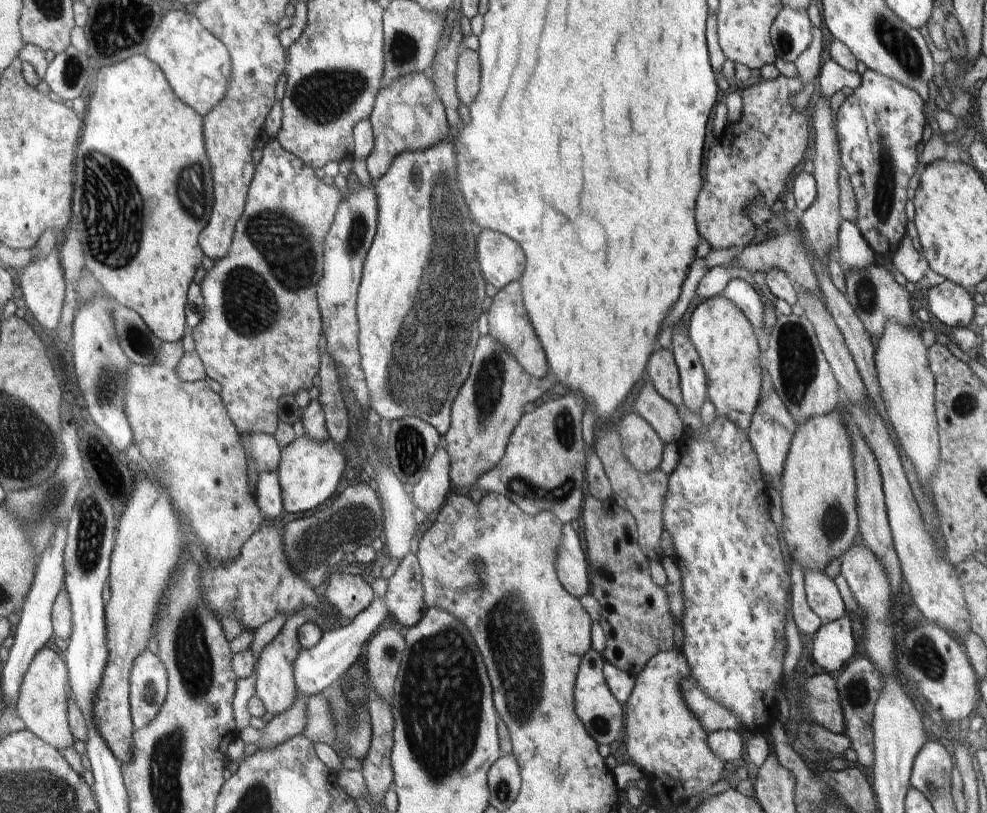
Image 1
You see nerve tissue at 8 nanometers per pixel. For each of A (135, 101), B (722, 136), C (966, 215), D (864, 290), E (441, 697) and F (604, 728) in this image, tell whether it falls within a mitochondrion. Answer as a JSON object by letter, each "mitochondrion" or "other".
{"A":"other","B":"other","C":"other","D":"mitochondrion","E":"mitochondrion","F":"mitochondrion"}

